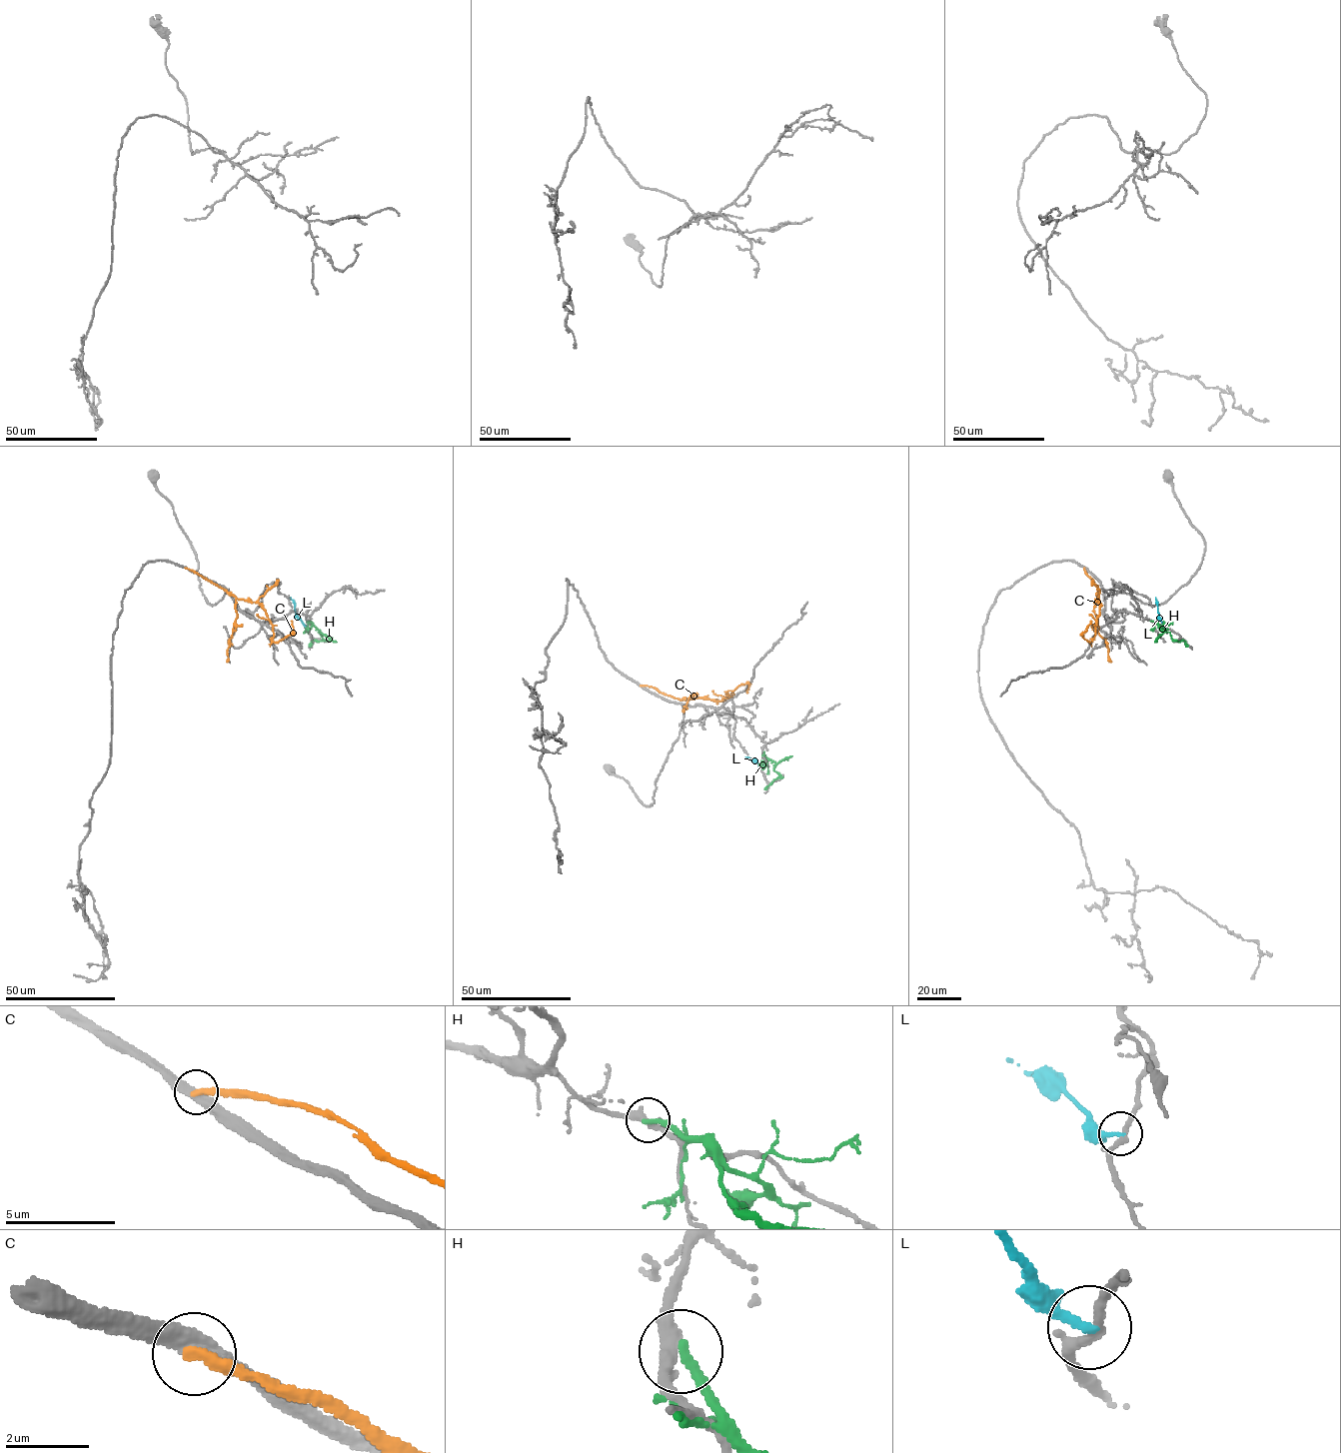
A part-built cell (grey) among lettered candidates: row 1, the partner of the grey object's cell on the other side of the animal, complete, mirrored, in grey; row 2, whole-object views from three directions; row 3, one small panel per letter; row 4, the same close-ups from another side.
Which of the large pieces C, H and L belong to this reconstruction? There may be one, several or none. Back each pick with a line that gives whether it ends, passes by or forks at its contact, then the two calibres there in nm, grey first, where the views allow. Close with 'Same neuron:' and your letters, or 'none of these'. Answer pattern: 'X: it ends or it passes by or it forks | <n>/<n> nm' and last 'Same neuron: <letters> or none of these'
Same neuron: none of these

